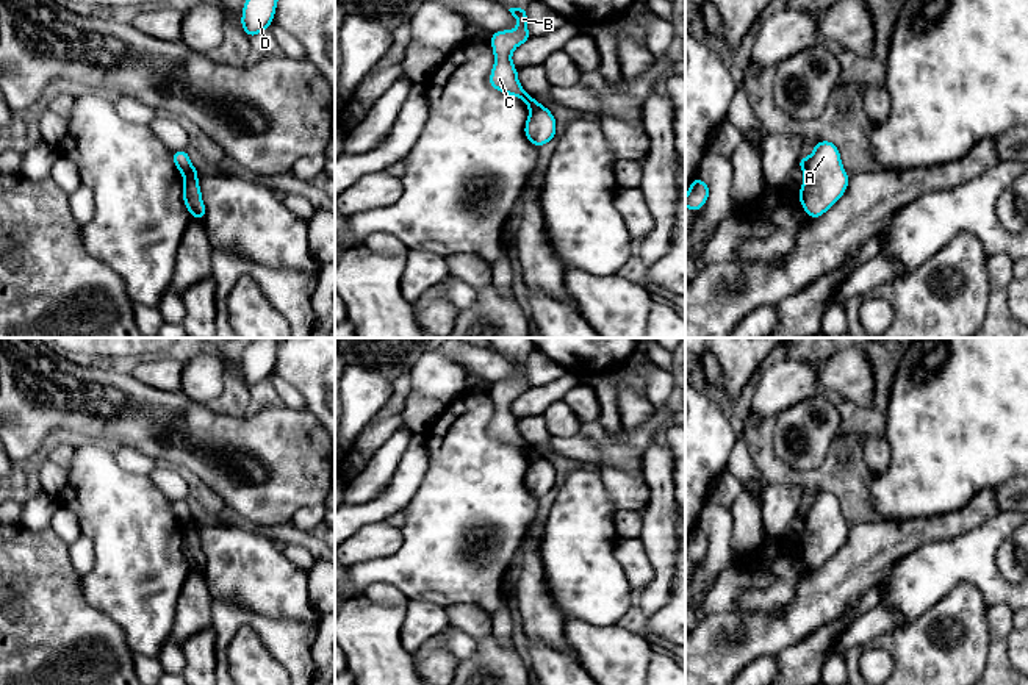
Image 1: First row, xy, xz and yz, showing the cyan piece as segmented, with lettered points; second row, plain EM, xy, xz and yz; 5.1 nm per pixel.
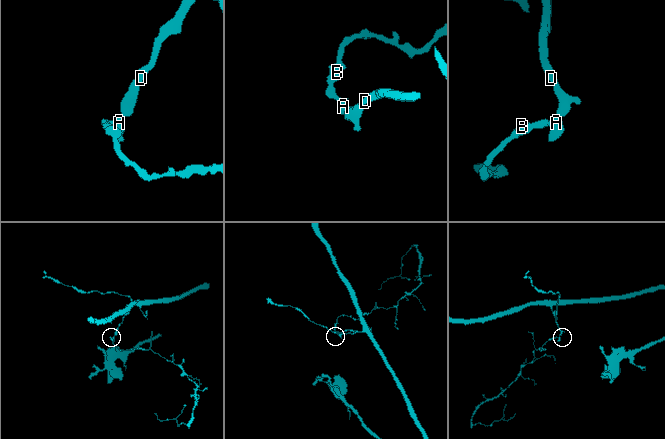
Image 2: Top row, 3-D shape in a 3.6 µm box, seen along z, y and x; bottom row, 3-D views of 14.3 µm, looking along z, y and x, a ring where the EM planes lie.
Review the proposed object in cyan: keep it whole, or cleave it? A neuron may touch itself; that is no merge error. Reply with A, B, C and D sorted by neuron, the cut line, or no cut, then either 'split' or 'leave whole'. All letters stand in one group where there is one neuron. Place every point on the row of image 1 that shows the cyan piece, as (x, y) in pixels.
groups A D / B C; cut xz (542, 105), (531, 111); split

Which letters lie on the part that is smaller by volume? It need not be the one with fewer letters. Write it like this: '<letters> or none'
B, C

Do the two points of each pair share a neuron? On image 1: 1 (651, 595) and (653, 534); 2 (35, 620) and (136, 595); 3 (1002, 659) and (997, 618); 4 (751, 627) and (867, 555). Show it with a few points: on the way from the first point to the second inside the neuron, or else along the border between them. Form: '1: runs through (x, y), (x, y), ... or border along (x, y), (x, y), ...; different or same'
1: runs through (661, 579), (661, 549); same
2: border along (79, 574), (82, 596), (121, 627); different
3: runs through (999, 649), (999, 627); same
4: runs through (779, 627), (790, 627), (839, 582); same

